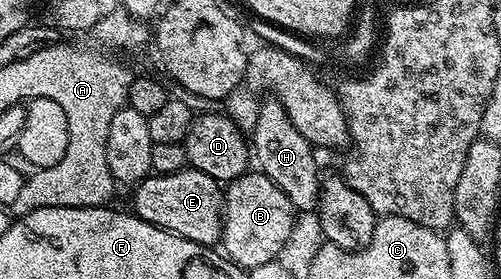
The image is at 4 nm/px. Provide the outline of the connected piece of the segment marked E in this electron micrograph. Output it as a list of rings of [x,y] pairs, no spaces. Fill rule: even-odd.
[[[186,168],[174,171],[174,175],[157,173],[149,175],[135,186],[131,212],[146,223],[157,225],[159,229],[170,231],[179,237],[190,239],[199,245],[221,244],[220,236],[224,230],[224,194],[221,182],[210,179],[202,171]]]

